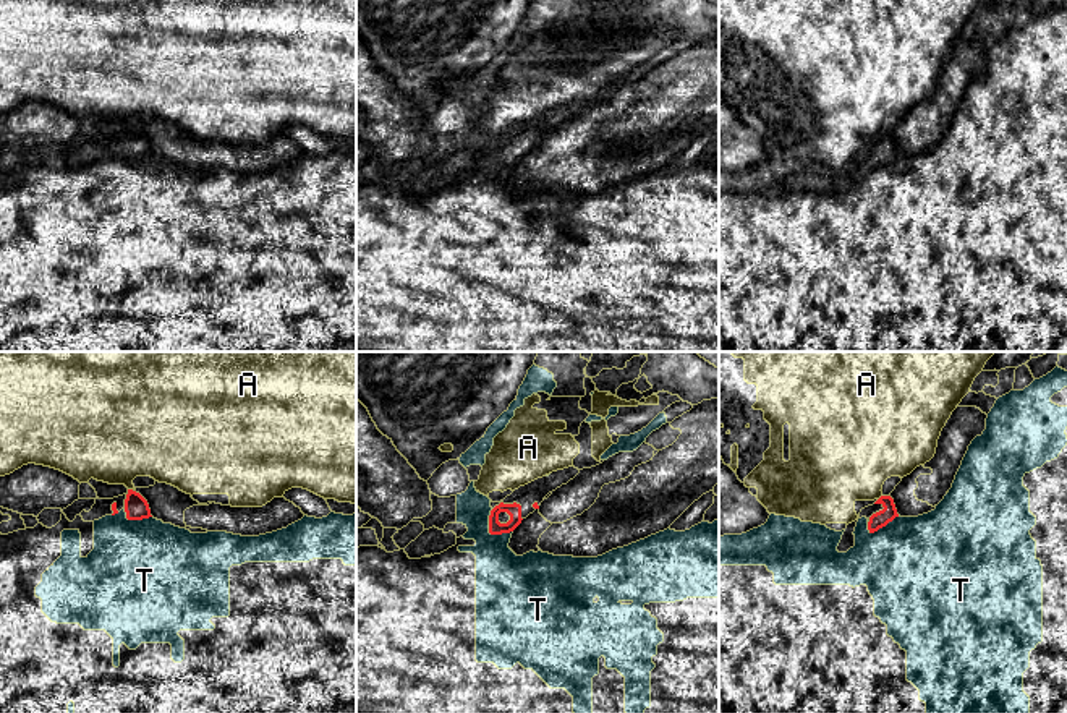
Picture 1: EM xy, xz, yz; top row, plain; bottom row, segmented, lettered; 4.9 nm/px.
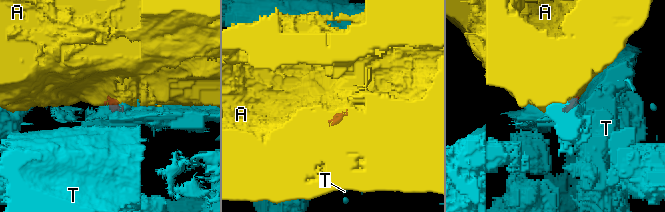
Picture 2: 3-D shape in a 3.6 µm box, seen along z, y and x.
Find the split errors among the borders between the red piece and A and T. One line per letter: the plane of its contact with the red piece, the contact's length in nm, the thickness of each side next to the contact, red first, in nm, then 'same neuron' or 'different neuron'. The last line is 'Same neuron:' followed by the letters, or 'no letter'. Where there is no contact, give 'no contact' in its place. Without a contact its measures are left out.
A: meets red in xy; contact 30 nm long; 120 nm thick on the red side, 400 nm on the other; different neuron
T: meets red in xz; contact 160 nm long; 70 nm thick on the red side, 280 nm on the other; different neuron
Same neuron: no letter

